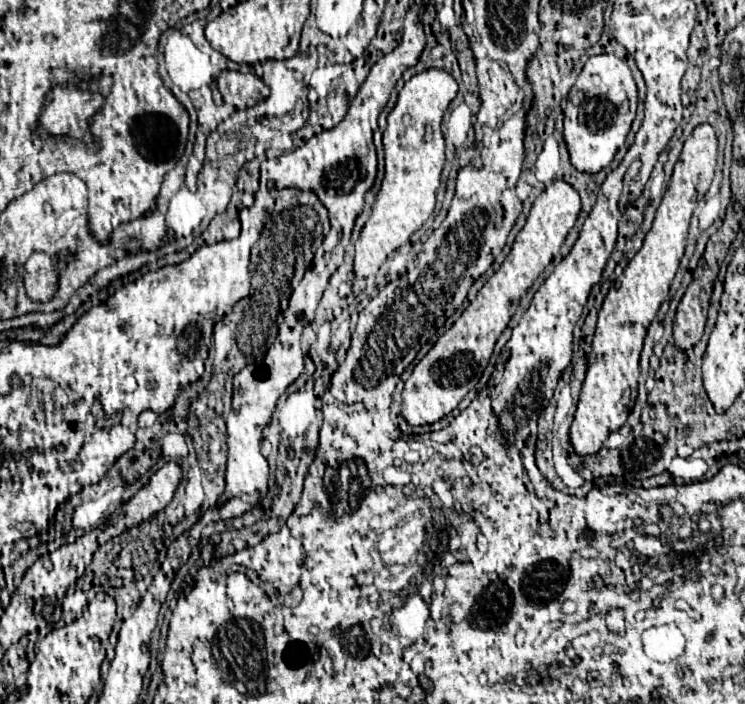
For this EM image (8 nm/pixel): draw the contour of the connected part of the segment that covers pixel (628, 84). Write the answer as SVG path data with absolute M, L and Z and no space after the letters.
M613 54L591 56L577 76L575 86L569 90L563 110L563 138L571 164L579 172L587 174L597 174L601 168L609 166L617 150L625 144L625 136L635 118L635 110L637 86L629 66Z

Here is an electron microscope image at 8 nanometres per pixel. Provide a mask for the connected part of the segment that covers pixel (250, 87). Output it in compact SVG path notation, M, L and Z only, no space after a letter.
M221 70L217 76L217 88L223 96L225 104L233 104L235 108L251 108L263 98L267 98L269 88L255 74L241 74L233 70Z

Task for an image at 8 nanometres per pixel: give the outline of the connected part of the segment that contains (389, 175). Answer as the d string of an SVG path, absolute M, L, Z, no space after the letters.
M425 70L411 76L399 92L395 108L387 116L387 128L383 132L385 152L385 176L375 196L373 210L365 222L359 240L355 242L355 266L357 278L377 274L385 258L403 246L413 232L433 214L435 192L439 188L441 170L445 164L445 140L441 134L441 118L449 102L457 94L455 78L445 70Z

